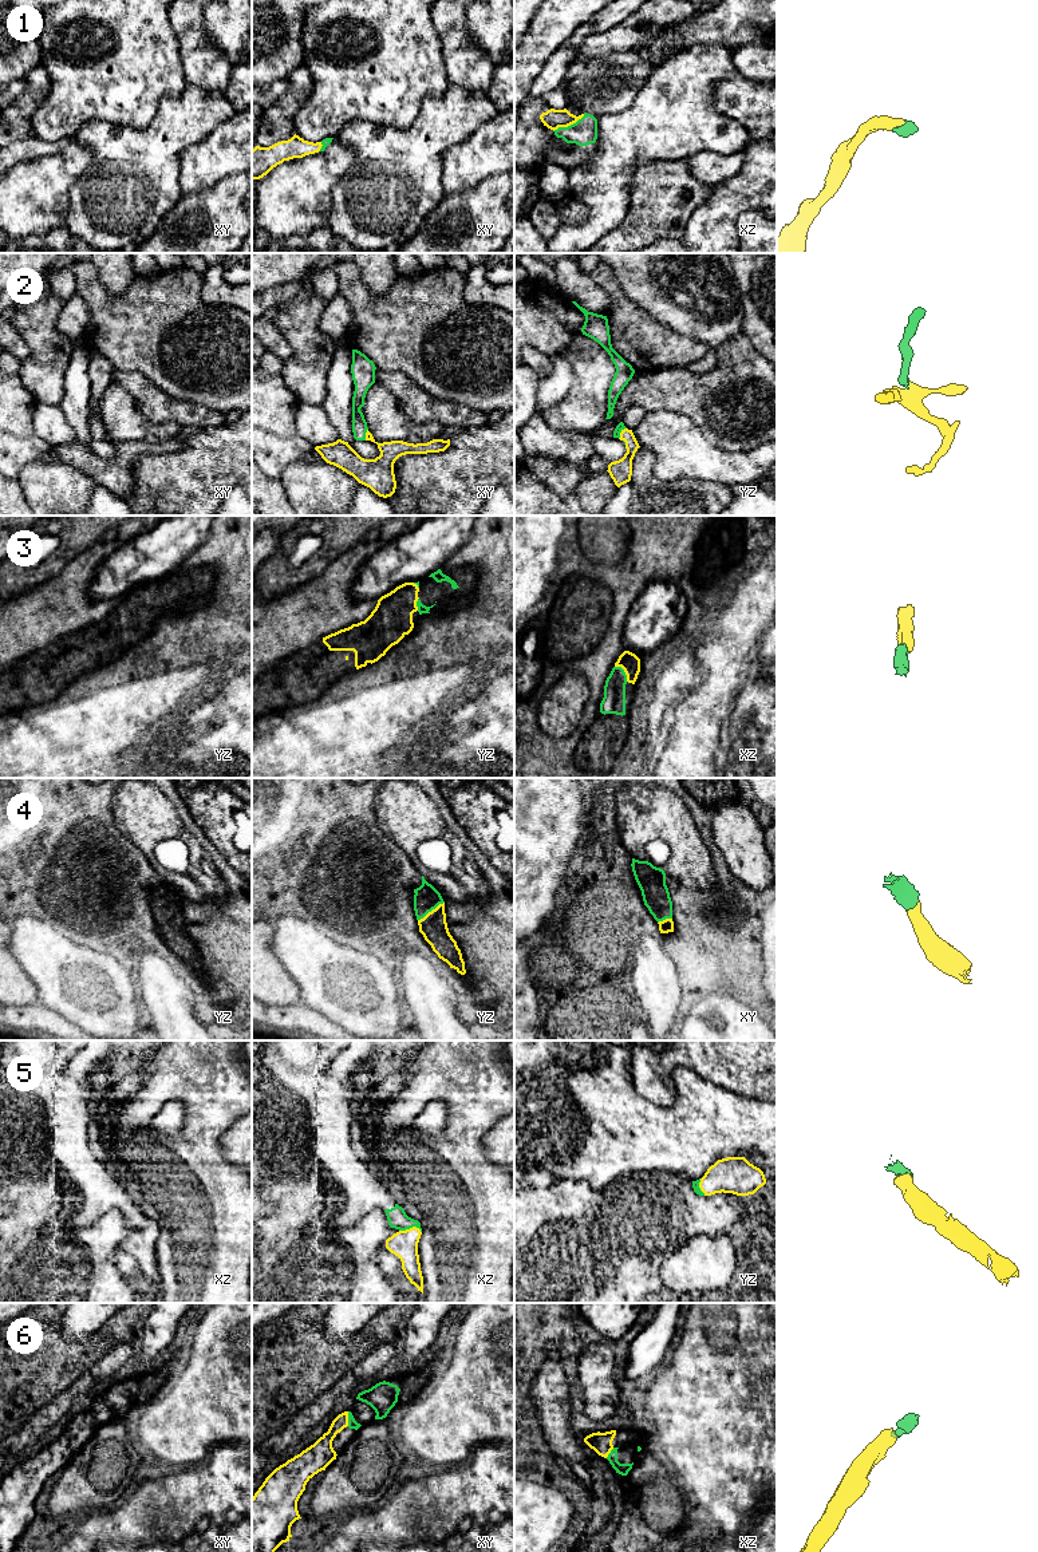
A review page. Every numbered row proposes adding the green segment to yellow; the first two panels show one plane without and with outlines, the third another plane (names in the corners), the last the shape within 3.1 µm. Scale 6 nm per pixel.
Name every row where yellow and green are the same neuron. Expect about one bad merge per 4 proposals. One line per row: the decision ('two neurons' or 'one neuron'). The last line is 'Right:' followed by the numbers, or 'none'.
1: one neuron
2: one neuron
3: one neuron
4: one neuron
5: one neuron
6: one neuron
Right: 1, 2, 3, 4, 5, 6

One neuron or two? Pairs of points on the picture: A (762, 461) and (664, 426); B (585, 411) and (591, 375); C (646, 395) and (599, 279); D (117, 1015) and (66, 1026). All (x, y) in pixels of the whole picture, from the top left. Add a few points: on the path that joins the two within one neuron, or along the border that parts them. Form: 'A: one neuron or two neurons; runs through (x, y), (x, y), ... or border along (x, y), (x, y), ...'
A: one neuron; runs through (738, 462), (705, 462), (689, 450)
B: one neuron; runs through (587, 402), (591, 384)
C: two neurons; border along (667, 367), (635, 372)
D: two neurons; border along (47, 1007), (78, 1026)

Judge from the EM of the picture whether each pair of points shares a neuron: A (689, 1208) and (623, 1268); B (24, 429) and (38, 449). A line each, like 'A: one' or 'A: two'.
A: one
B: two

